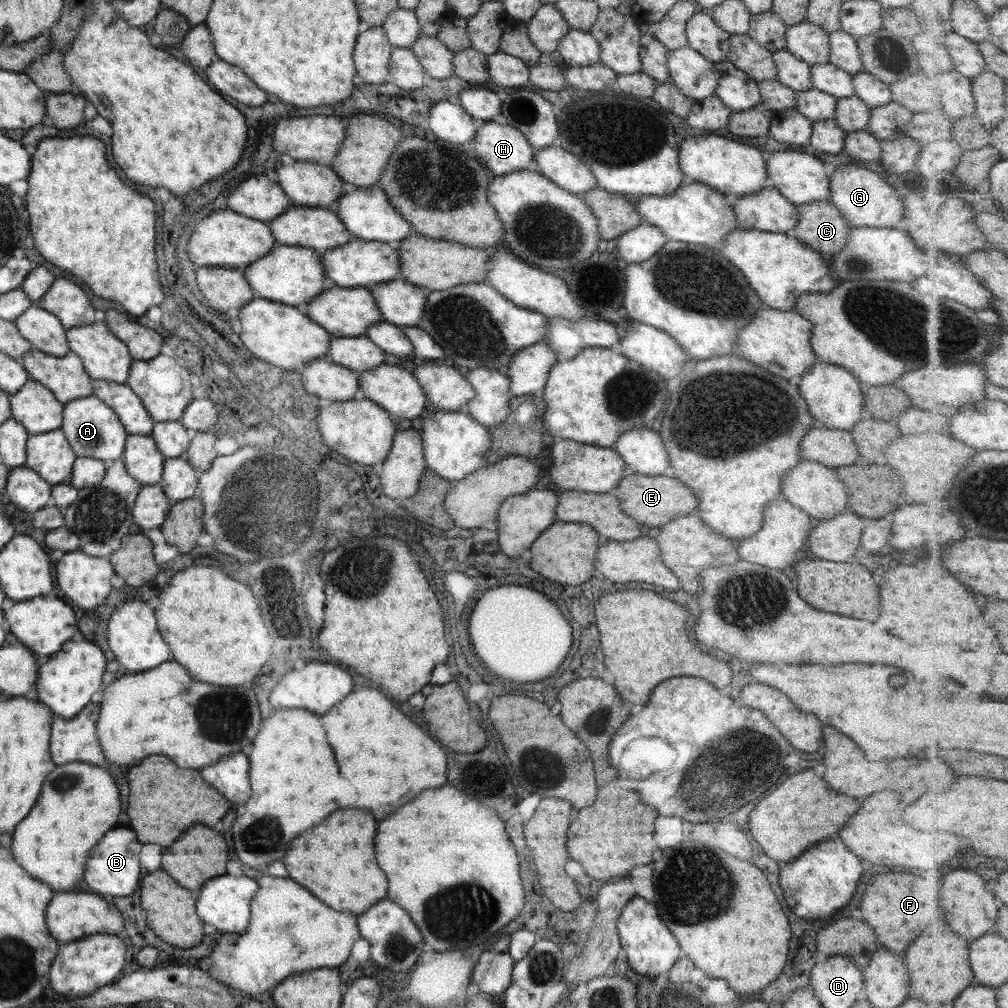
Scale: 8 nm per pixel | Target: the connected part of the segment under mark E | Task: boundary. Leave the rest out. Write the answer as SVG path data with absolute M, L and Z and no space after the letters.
M637 473L621 477L614 491L619 500L621 510L638 524L645 524L653 532L671 519L683 515L694 514L698 500L693 491L681 481L671 476L645 476Z

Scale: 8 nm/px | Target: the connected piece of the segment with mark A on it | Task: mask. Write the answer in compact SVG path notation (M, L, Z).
M92 394L63 404L60 429L76 457L91 457L106 464L121 458L128 435L111 408Z

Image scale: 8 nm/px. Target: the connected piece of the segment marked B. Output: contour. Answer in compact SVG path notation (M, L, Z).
M125 828L109 830L89 852L89 860L85 866L83 882L87 888L95 890L95 894L109 894L109 896L129 896L139 882L139 862L137 862L139 844L135 840L135 834Z

